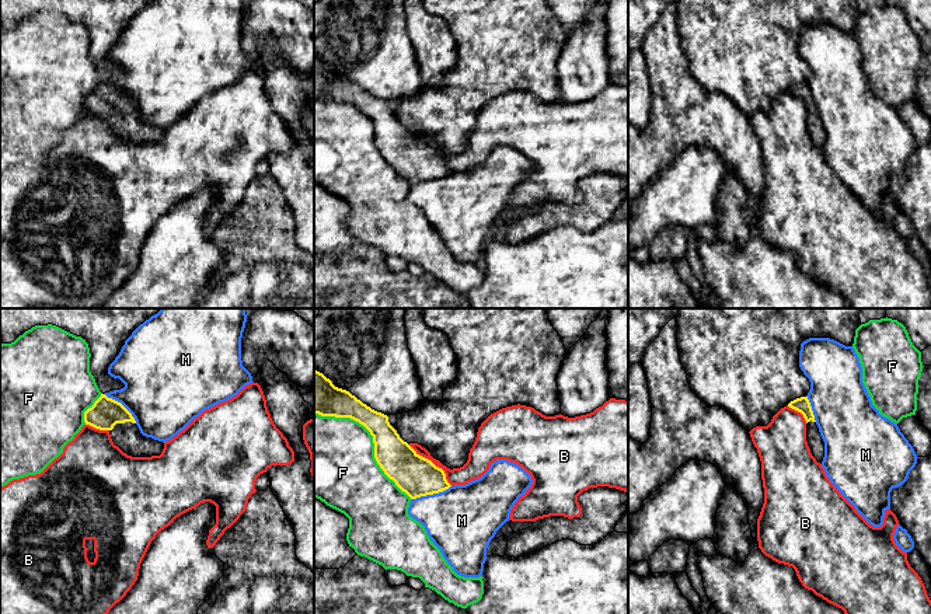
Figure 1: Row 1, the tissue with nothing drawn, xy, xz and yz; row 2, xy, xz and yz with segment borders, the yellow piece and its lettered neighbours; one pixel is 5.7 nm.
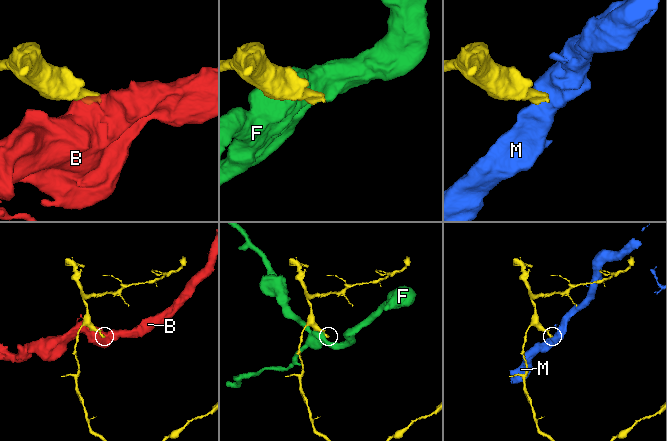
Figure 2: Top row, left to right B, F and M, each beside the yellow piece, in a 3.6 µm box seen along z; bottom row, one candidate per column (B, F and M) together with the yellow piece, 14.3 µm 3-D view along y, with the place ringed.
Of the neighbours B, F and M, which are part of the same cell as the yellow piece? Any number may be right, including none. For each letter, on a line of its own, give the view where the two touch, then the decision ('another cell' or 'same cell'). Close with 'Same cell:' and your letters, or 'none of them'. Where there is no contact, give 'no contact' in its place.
B: contact in xz; another cell
F: contact in xz; another cell
M: contact in xz; another cell
Same cell: none of them

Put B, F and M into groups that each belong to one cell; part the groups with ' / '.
B / F / M

